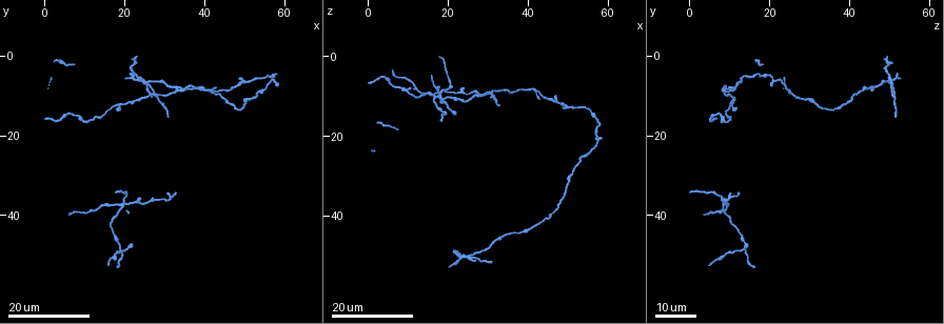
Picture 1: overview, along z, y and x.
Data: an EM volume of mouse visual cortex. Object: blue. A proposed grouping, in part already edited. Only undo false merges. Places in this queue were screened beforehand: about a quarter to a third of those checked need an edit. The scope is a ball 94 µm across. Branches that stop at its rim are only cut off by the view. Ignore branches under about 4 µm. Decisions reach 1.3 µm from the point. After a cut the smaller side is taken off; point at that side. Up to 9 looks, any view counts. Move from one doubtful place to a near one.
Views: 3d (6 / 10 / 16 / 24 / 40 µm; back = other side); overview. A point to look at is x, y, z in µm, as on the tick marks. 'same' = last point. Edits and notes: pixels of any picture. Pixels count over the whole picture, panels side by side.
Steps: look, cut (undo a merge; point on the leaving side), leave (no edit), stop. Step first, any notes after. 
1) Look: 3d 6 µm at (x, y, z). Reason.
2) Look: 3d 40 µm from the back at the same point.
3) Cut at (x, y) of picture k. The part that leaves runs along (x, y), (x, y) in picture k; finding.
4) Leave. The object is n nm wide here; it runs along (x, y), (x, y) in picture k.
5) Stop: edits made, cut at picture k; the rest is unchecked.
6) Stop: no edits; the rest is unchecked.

Look: 3d 24 µm at (43.5, 8.5, 9.5).

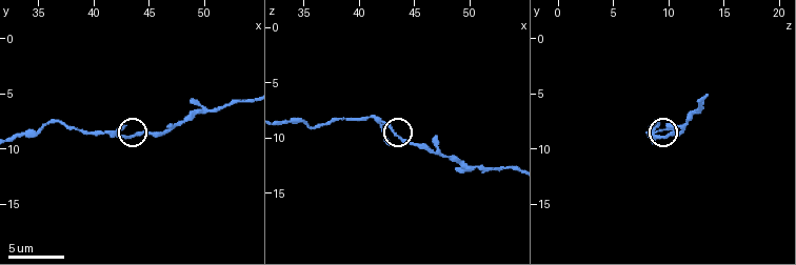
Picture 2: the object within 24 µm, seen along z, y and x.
Look: 3d 10 µm at (43.6, 8.6, 9.8).

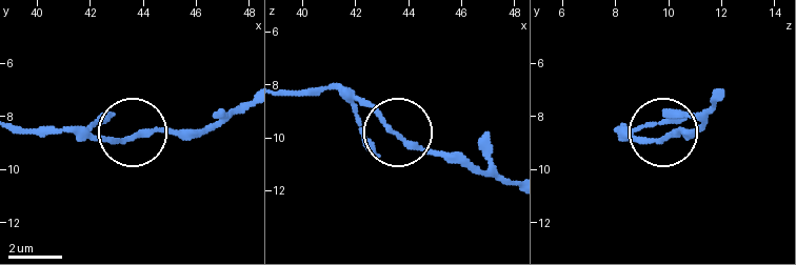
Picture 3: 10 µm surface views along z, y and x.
Leave. The object is 190 nm wide here; one cell here.

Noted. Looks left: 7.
Look: 3d 24 µm at (47.0, 12.5, 39.5). Sudden change in width.

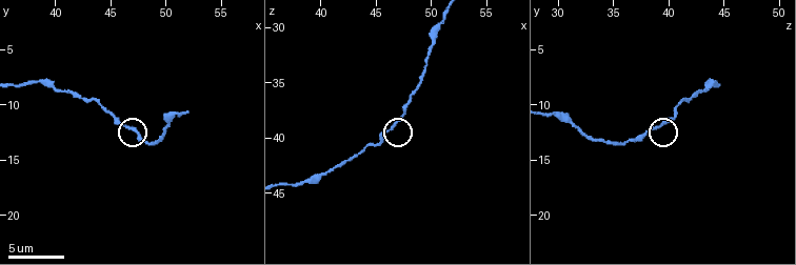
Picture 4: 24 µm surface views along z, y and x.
Look: 3d 10 µm at (46.4, 12.0, 39.4).

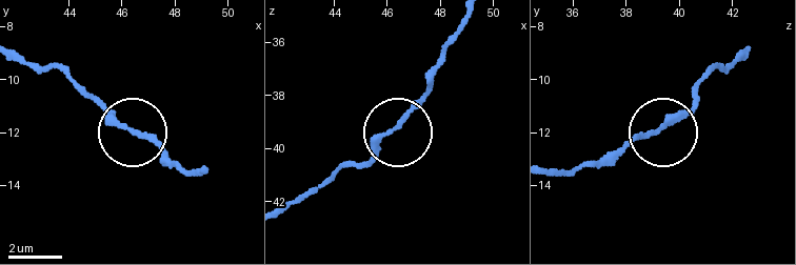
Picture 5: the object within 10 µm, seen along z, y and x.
Leave. It runs along (469, 17), (423, 99), (357, 164) in picture 5; all the same cell.

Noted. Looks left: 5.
Look: 3d 16 µm at (32.0, 7.5, 46.0). Thick turns thin.

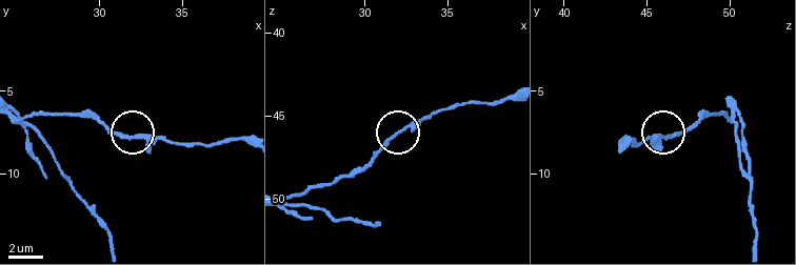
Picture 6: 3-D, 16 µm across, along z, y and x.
Look: 3d 10 µm at (32.3, 7.9, 45.8).

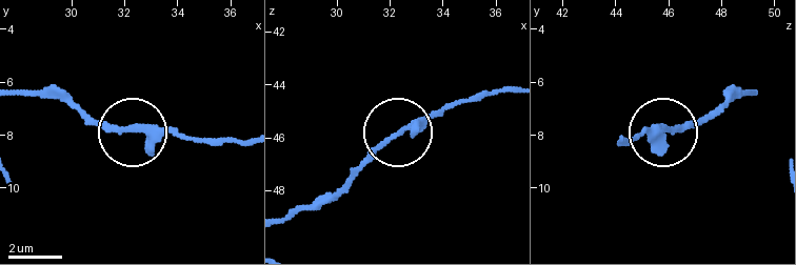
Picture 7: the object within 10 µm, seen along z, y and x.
Leave. It runs along (512, 92), (484, 92), (410, 121), (351, 178) in picture 7; continuous, no second cell.

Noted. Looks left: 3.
Look: 3d 24 µm at (25.0, 6.0, 50.5).

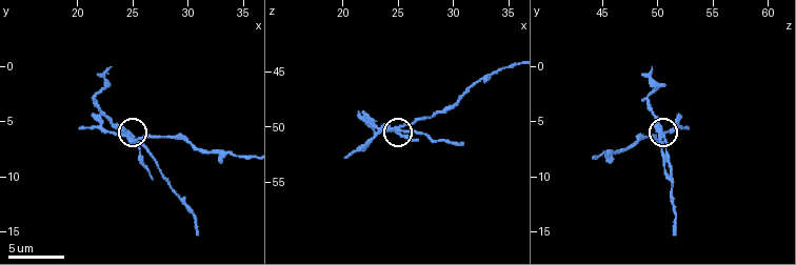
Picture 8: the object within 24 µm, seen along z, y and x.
Look: 3d 10 µm at (25.4, 7.0, 50.4).

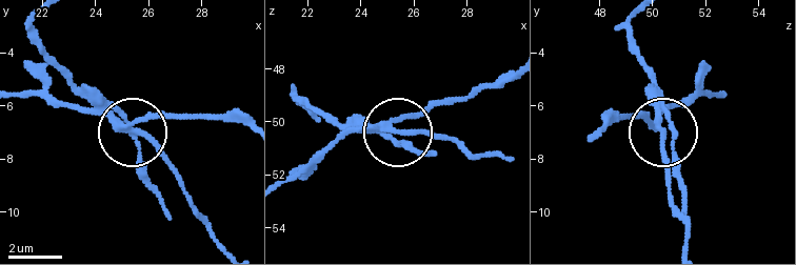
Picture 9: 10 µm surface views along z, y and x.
Cut at (78, 94) of picture 9. The object is 230 nm wide here; the part that leaves runs along (113, 116), (151, 143), (217, 245) in picture 9; a second cell is stuck on.

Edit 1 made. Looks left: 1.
Stop: edits made, cut at picture 9; the rest is unchecked.

